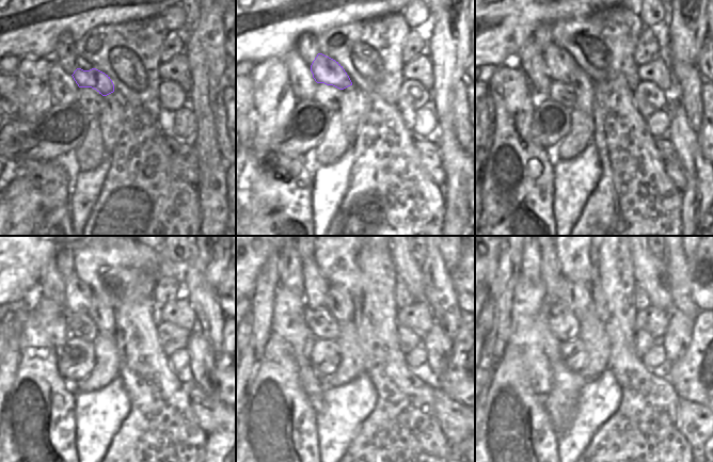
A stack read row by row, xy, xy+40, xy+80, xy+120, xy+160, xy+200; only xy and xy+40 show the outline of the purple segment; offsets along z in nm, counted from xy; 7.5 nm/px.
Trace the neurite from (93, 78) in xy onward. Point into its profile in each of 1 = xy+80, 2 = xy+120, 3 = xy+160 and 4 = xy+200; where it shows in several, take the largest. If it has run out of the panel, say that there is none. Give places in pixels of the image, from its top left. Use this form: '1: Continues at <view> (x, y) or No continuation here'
1: Continues at xy+80 (560, 65)
2: Continues at xy+120 (78, 296)
3: Continues at xy+160 (315, 288)
4: Continues at xy+200 (554, 284).

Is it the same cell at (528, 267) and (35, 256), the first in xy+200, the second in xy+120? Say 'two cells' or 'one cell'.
two cells

